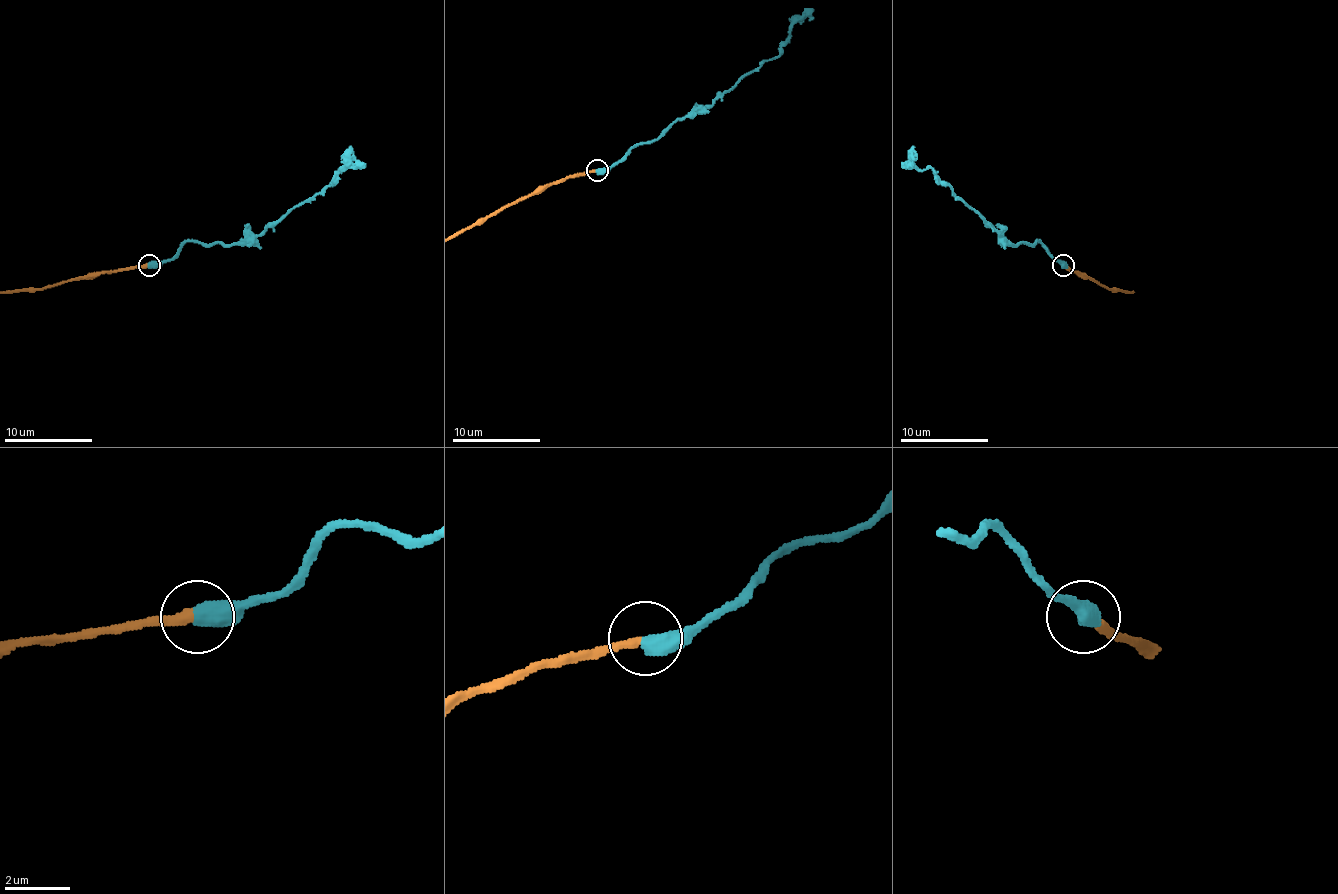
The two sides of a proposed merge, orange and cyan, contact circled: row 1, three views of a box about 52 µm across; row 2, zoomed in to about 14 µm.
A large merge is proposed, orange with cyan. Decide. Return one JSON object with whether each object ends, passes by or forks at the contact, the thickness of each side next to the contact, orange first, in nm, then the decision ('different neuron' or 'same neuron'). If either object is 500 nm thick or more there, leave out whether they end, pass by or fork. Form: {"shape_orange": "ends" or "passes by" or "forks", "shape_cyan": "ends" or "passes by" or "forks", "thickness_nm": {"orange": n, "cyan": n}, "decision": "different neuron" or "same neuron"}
{"thickness_nm": {"orange": 280, "cyan": 600}, "decision": "same neuron"}

